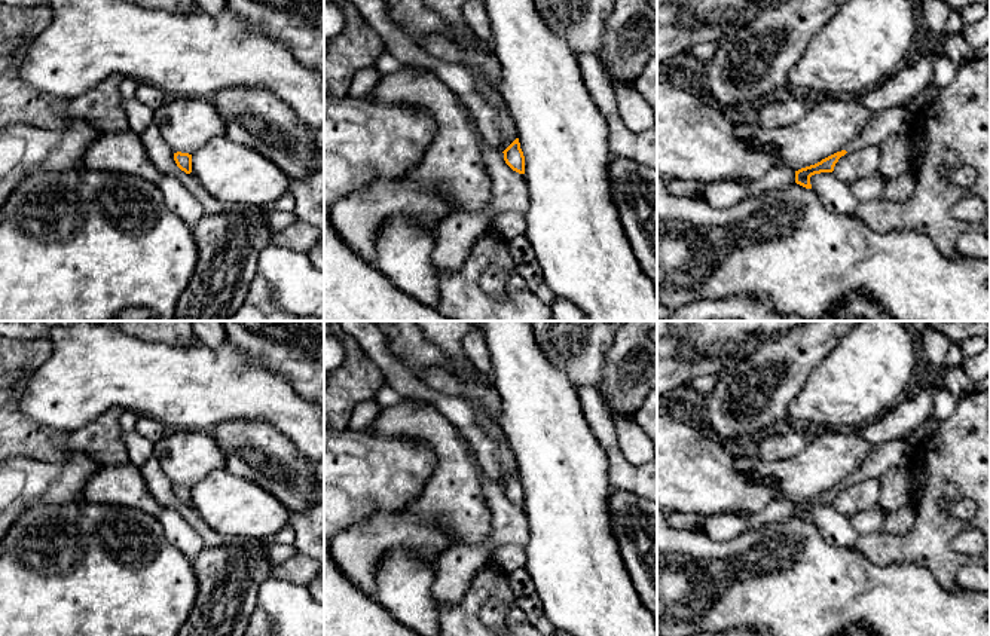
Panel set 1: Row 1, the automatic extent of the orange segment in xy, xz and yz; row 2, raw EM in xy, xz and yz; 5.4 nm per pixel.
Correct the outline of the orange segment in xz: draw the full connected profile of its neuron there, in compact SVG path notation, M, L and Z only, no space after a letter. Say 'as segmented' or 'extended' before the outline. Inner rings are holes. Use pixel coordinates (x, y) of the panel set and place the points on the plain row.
as segmented | M516 471L504 484L505 496L516 505L525 507L525 489L520 481L519 471Z

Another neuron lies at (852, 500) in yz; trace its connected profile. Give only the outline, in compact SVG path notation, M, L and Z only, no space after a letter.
M867 478L858 484L846 486L838 492L832 507L846 519L870 510L879 504L881 495L880 478Z

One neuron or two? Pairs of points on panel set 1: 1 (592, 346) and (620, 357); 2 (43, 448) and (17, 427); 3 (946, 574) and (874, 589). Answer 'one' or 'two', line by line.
1: two
2: one
3: two

